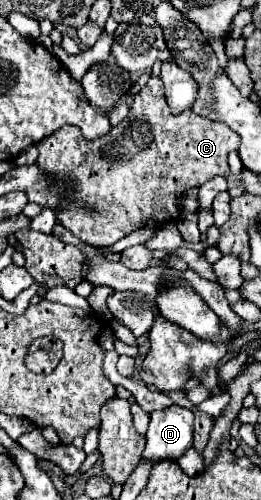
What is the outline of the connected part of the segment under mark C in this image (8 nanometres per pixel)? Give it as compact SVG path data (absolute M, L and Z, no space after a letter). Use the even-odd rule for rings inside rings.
M152 76L152 78L148 80L148 84L134 96L134 100L132 100L132 104L130 104L128 116L126 116L118 126L110 128L110 132L108 132L106 136L100 136L100 138L96 138L96 140L90 140L90 138L84 138L84 136L82 136L80 128L76 128L76 126L62 126L56 134L48 136L48 140L42 140L38 164L40 164L40 168L46 170L48 174L60 172L60 174L64 174L64 176L74 176L74 178L76 178L74 190L66 190L66 192L70 192L70 200L66 200L66 204L62 204L62 208L56 212L56 220L58 220L64 228L68 228L72 234L76 234L84 244L90 244L90 246L96 246L96 248L108 248L108 246L112 246L114 242L118 242L120 238L124 238L126 234L138 230L138 224L142 224L142 220L150 220L150 218L152 218L152 220L158 220L160 224L178 222L178 218L180 218L180 206L178 206L178 202L182 200L184 192L190 190L190 188L194 188L194 186L204 184L206 180L210 180L210 178L214 178L214 176L218 176L218 174L220 174L220 176L228 176L228 174L230 174L230 168L228 168L228 154L230 154L232 150L236 150L236 148L238 148L238 134L236 134L234 130L226 128L226 124L218 124L218 122L206 120L206 118L202 118L202 116L198 116L198 114L194 114L194 112L188 112L188 110L182 112L182 114L178 114L178 116L170 114L170 108L168 108L168 104L166 104L166 98L164 98L164 92L162 92L162 82L160 82L160 78Z

